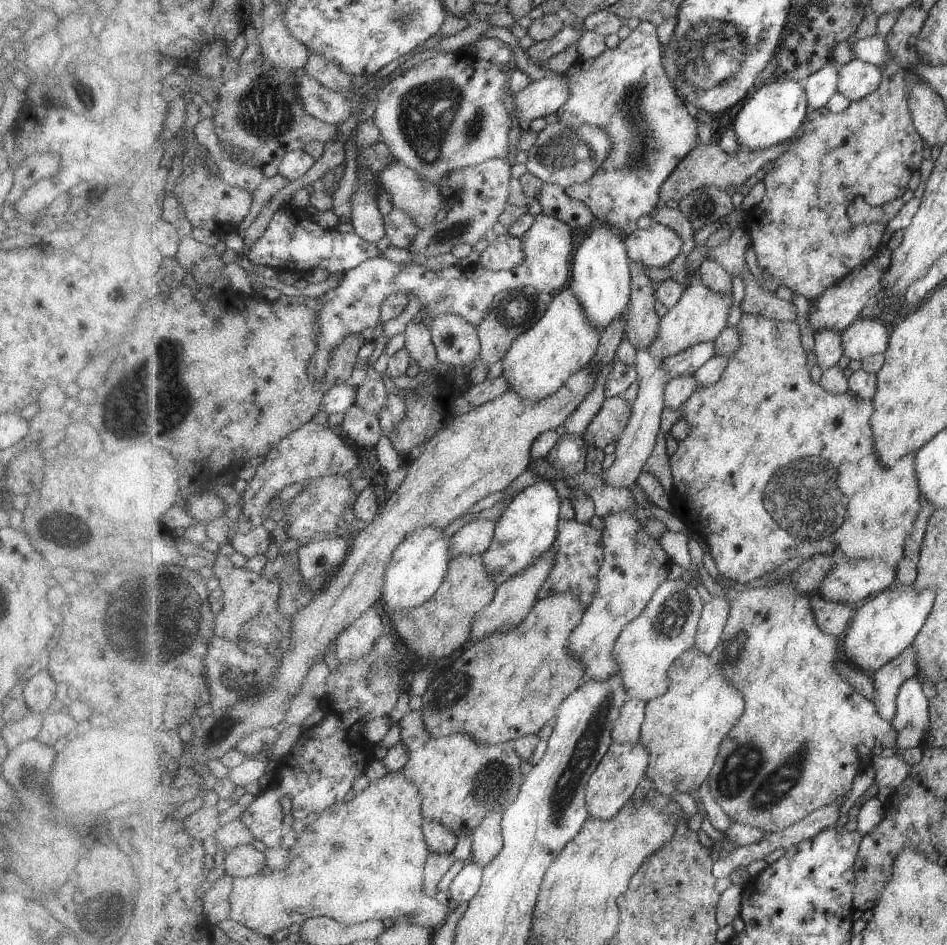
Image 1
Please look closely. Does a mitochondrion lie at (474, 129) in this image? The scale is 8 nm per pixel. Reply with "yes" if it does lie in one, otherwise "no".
yes

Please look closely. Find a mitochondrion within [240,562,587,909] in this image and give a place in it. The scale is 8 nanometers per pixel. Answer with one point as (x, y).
(490, 783)

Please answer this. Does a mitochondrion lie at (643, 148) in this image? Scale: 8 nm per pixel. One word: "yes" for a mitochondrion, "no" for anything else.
yes

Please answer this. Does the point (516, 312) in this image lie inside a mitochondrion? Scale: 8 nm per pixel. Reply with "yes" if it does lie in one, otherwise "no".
yes

